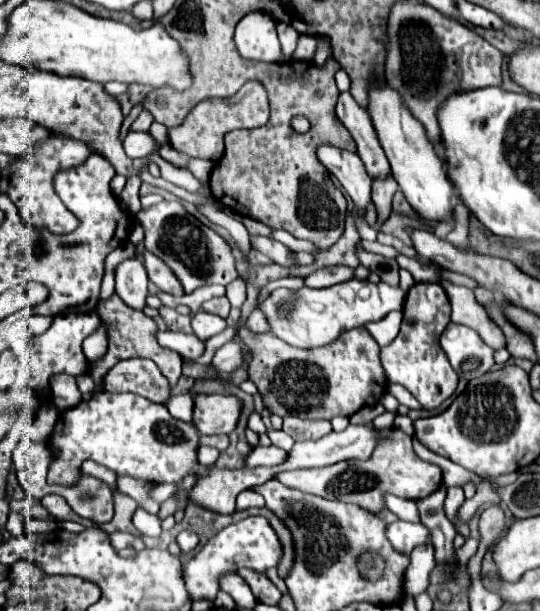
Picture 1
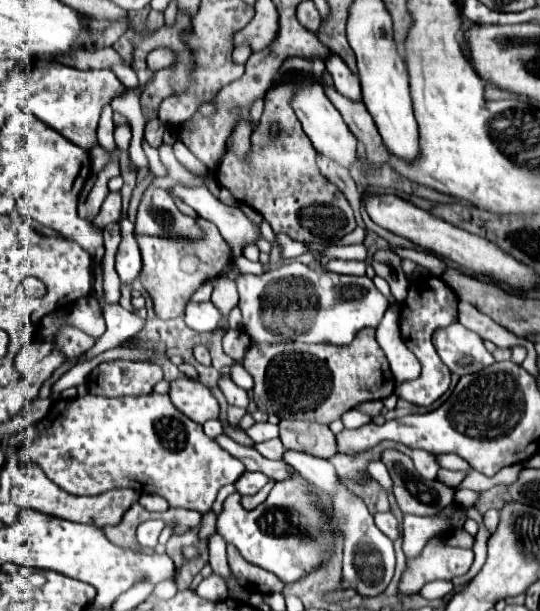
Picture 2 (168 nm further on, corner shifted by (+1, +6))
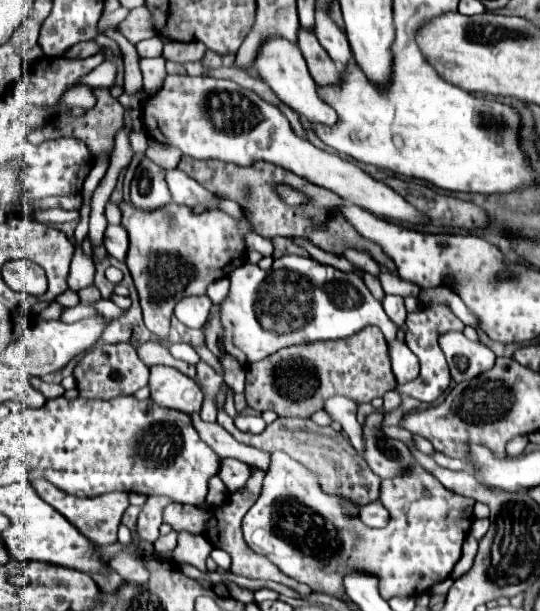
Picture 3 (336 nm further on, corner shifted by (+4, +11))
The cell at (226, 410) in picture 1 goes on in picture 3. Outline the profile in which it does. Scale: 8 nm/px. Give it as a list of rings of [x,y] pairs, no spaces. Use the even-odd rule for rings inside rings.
[[[152,366],[150,368],[150,400],[154,404],[180,410],[186,414],[194,414],[202,406],[200,386],[170,366]]]

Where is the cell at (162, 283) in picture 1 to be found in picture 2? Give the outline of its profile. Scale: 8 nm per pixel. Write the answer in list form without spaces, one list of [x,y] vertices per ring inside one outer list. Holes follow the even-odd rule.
[[[197,219],[197,223],[205,231],[205,237],[201,241],[137,235],[137,243],[143,257],[143,269],[141,269],[139,281],[143,283],[147,293],[153,297],[155,313],[161,319],[173,319],[183,315],[185,305],[189,303],[189,297],[193,295],[193,291],[201,287],[205,281],[219,277],[223,269],[231,263],[229,245],[221,237],[219,229],[205,219]]]

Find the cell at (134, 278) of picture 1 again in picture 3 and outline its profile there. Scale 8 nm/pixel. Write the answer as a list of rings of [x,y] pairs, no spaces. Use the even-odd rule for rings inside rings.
[[[108,224],[106,232],[104,232],[104,248],[116,260],[124,260],[126,250],[128,250],[128,234],[126,234],[126,230],[122,226]]]

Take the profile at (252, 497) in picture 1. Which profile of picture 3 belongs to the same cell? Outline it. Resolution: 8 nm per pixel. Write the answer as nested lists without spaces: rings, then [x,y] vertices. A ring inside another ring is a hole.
[[[218,476],[210,478],[208,484],[208,504],[222,504],[226,500],[226,486],[222,484],[222,480]]]

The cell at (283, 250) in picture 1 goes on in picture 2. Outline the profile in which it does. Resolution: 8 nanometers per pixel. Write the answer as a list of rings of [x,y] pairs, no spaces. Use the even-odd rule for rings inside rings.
[[[175,185],[173,193],[183,199],[189,207],[193,207],[199,217],[219,227],[223,239],[231,247],[233,261],[239,257],[239,251],[243,251],[247,245],[255,245],[261,237],[261,229],[239,207],[229,207],[221,203],[209,193],[207,187]]]

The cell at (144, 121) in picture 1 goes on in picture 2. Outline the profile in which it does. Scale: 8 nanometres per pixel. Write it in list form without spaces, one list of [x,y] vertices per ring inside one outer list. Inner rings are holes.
[[[117,125],[115,129],[115,143],[119,149],[127,149],[131,141],[131,129],[127,125]]]

